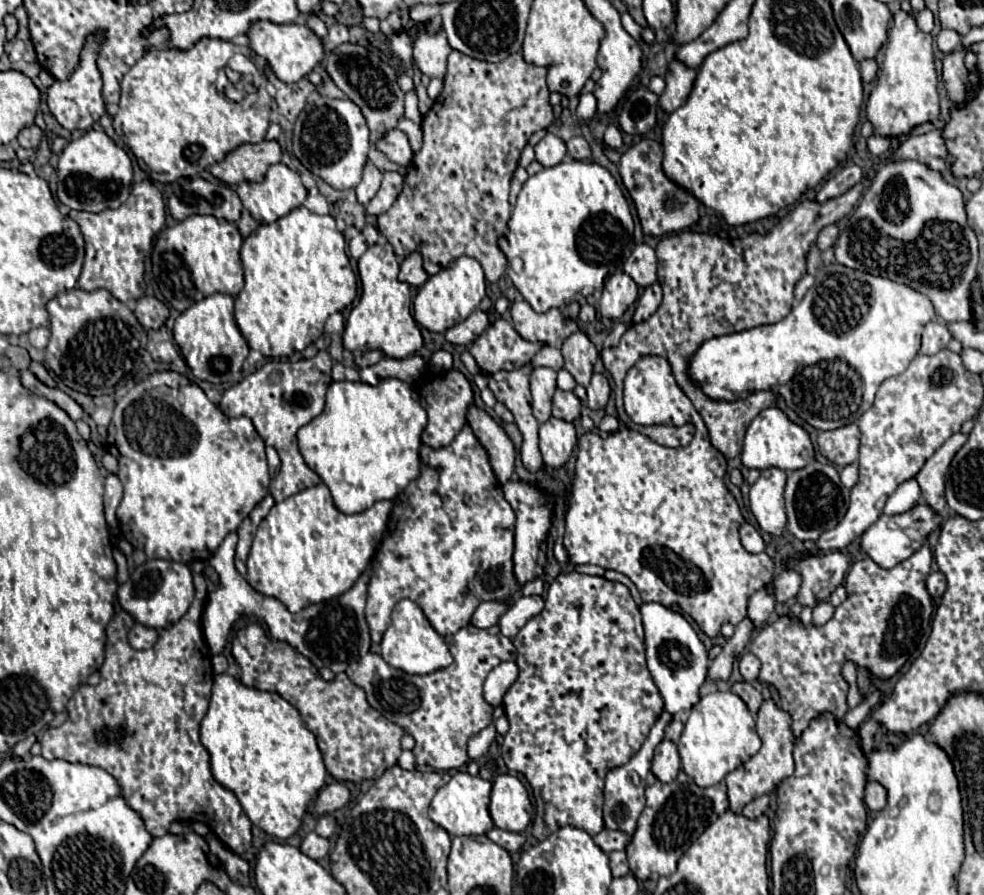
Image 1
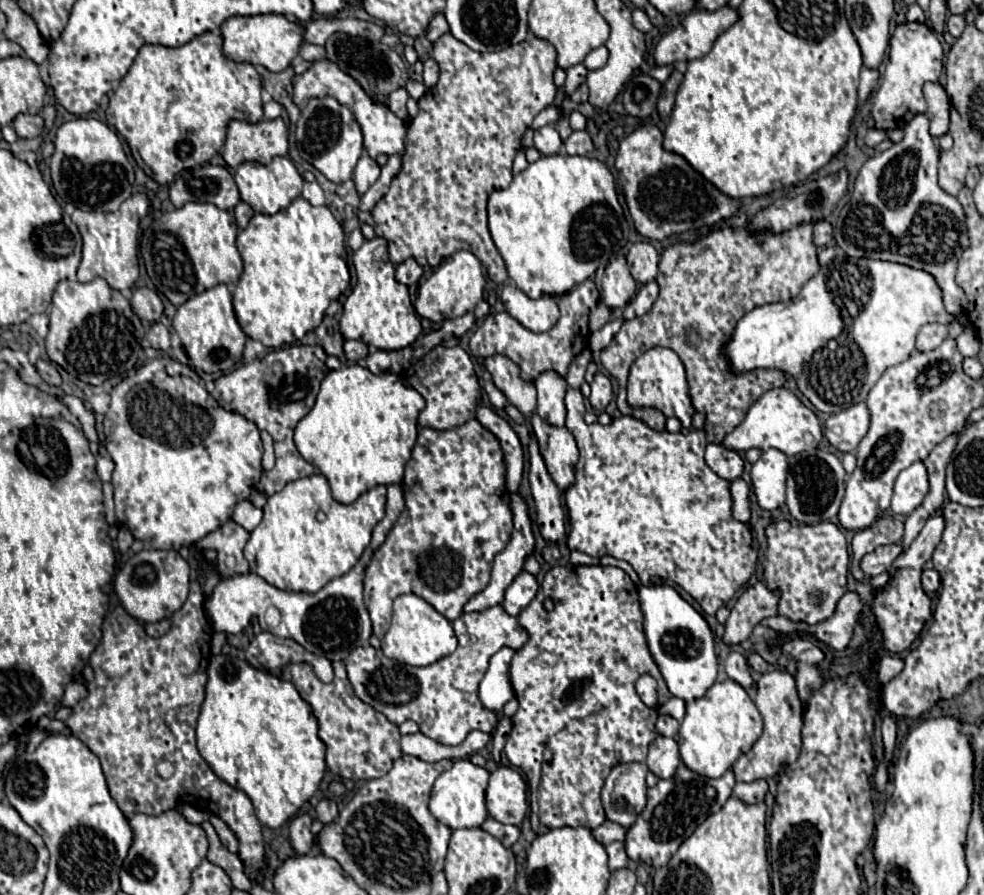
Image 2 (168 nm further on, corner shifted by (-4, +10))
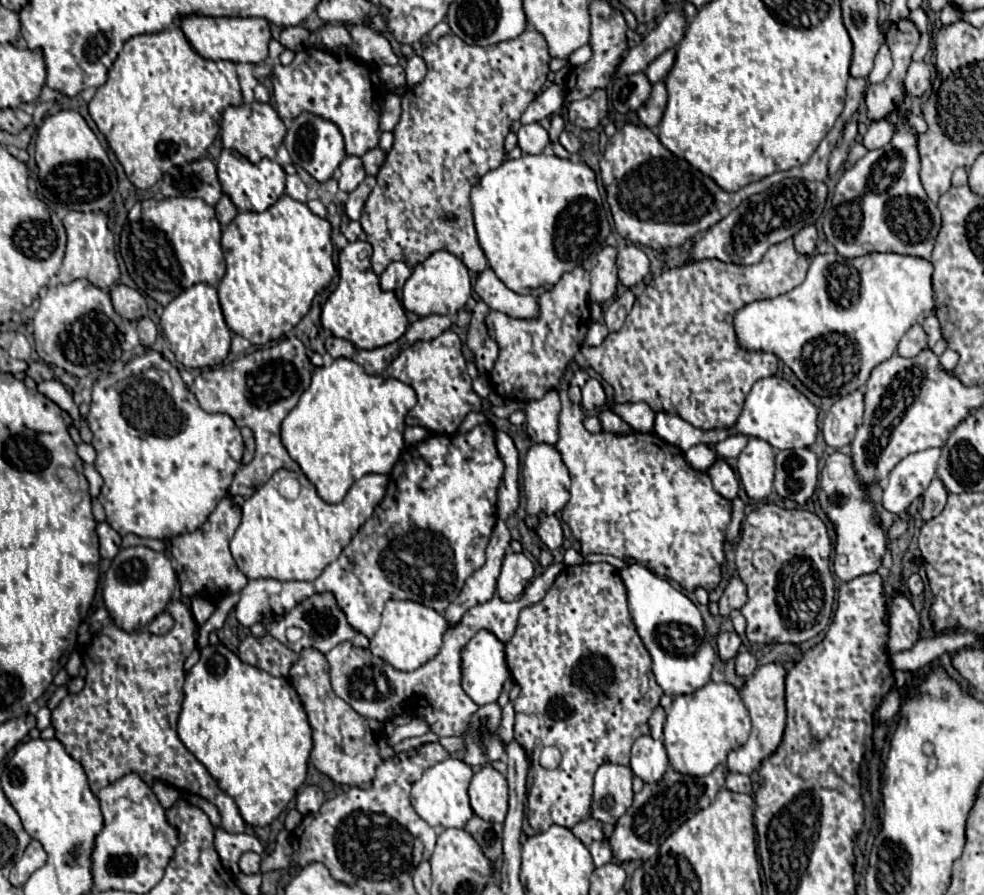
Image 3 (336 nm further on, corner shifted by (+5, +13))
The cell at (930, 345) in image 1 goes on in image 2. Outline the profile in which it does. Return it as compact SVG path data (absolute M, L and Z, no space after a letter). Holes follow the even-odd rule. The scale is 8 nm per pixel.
M929 323L925 325L917 335L917 349L919 351L933 351L937 349L945 339L949 337L947 325L941 323Z

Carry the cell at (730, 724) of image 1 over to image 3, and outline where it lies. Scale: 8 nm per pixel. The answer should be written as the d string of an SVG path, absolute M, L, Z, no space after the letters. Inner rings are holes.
M708 682L698 692L676 696L672 702L672 708L666 712L666 724L664 724L664 748L668 752L670 766L688 776L706 776L710 774L718 764L726 762L726 756L730 750L742 746L748 740L750 734L750 716L746 712L746 706L740 700L738 690L728 682Z

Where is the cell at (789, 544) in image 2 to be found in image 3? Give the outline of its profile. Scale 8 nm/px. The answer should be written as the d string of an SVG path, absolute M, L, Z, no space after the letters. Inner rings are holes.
M764 504L754 508L744 524L742 536L736 546L738 576L748 586L748 600L742 606L746 618L746 638L756 644L802 644L820 634L830 622L834 604L834 582L830 574L830 538L824 522L804 508L780 508Z

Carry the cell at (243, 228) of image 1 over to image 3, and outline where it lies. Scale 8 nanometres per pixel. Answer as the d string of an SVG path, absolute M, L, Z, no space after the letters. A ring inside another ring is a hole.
M222 196L222 198L216 202L214 210L216 210L218 222L220 222L220 226L222 226L222 228L226 228L226 224L230 224L230 222L234 220L236 212L238 212L238 210L236 210L236 206L232 204L232 200L230 200L228 196Z

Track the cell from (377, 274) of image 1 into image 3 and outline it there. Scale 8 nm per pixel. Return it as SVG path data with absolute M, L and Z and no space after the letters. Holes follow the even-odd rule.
M362 240L348 244L340 252L338 256L340 282L336 290L328 296L320 314L320 322L326 330L364 350L374 350L378 346L396 342L406 332L408 326L404 308L394 296L394 292L384 292L380 288L378 276L370 268L370 252L372 252L370 244Z

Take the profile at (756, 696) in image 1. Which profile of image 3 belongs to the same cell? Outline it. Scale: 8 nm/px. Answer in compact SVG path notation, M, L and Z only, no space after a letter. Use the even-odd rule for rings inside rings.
M720 632L718 634L718 654L720 654L720 658L724 662L734 658L738 654L740 644L742 644L742 640L736 632Z

